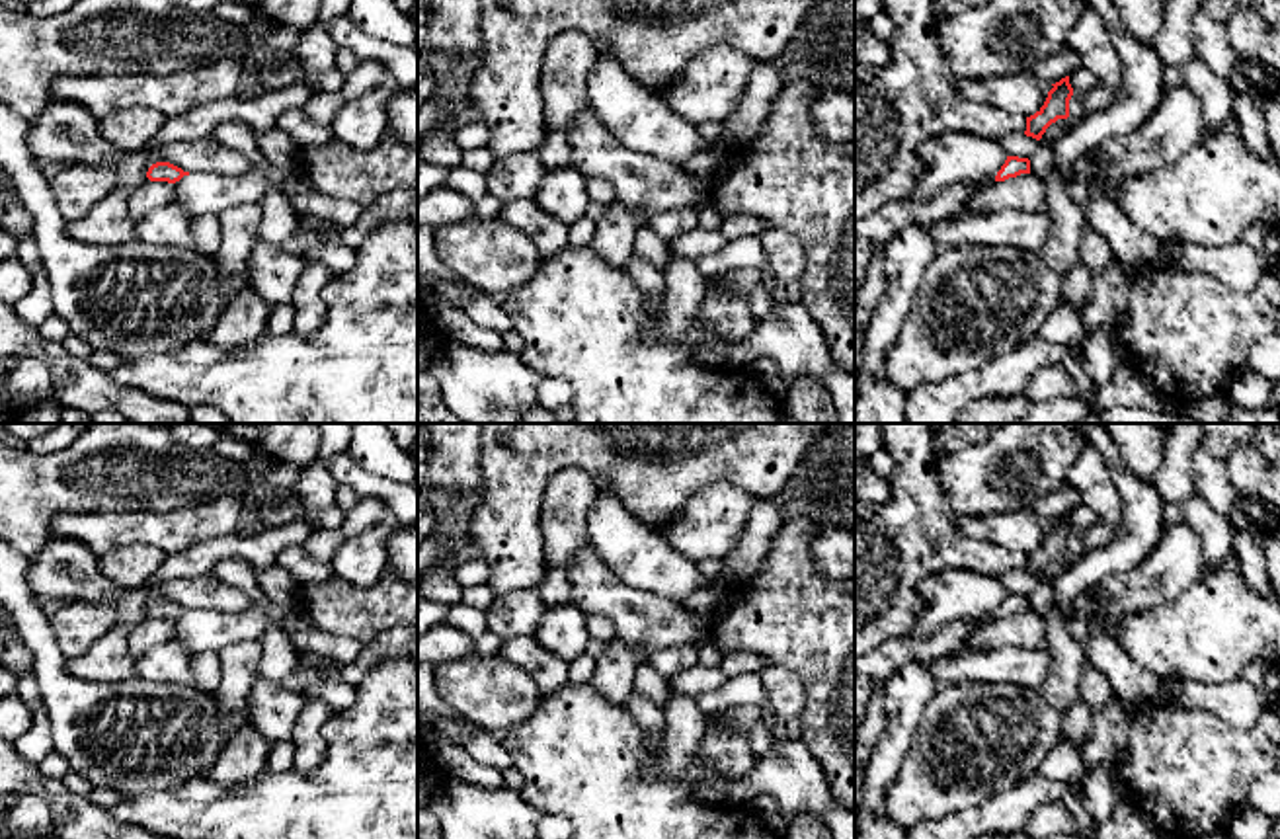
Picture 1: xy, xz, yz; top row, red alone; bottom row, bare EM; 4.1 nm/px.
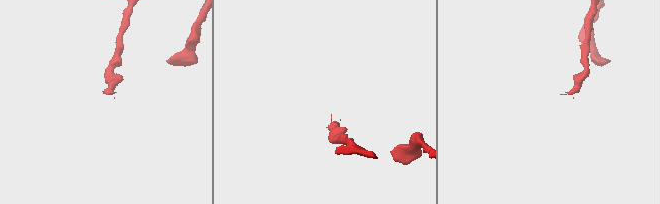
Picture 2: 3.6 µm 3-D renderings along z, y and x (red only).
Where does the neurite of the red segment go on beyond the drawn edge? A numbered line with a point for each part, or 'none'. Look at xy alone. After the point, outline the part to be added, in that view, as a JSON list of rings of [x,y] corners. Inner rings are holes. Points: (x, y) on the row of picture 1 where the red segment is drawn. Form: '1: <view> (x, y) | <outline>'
1: xy (198, 194) | [[[271,166],[265,172],[250,170],[246,176],[226,178],[215,174],[189,174],[174,183],[176,205],[191,219],[219,215],[234,205],[261,201],[271,187],[283,187],[289,170]]]

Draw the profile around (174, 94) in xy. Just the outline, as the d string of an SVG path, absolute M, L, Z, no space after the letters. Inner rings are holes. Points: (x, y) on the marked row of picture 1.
M224 59L166 76L72 76L51 86L51 101L78 103L101 121L115 111L148 107L166 119L242 92L246 62Z

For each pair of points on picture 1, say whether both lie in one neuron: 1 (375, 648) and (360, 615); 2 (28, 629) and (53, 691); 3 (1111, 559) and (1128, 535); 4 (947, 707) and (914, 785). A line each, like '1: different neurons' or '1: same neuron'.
1: different neurons
2: same neuron
3: same neuron
4: same neuron

